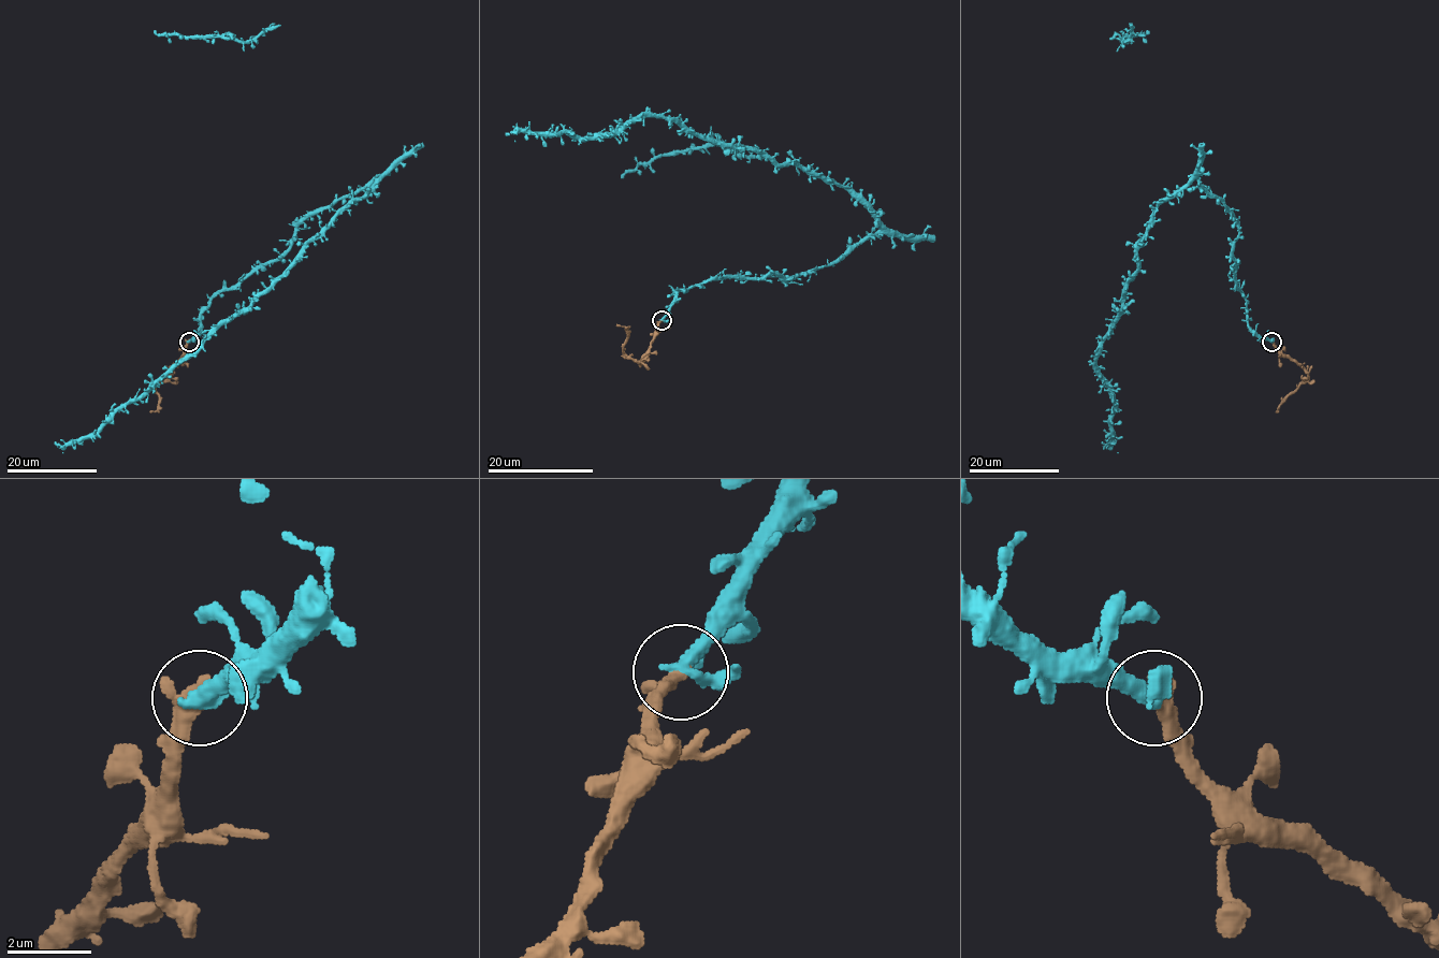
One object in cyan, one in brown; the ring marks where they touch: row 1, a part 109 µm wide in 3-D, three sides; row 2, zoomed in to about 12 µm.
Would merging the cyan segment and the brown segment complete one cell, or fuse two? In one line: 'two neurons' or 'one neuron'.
one neuron

